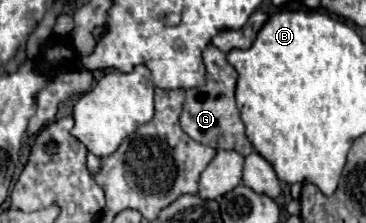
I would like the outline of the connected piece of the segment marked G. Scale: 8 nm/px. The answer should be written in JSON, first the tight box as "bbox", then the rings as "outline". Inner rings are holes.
{"bbox":[180,45,254,157],"outline":[[[214,45],[206,47],[204,65],[206,65],[206,85],[186,91],[186,101],[184,101],[184,111],[180,115],[180,125],[198,143],[210,145],[214,149],[234,149],[246,157],[254,151],[254,147],[244,135],[244,123],[240,119],[240,109],[236,105],[238,73],[228,63],[226,53],[222,53]]]}

